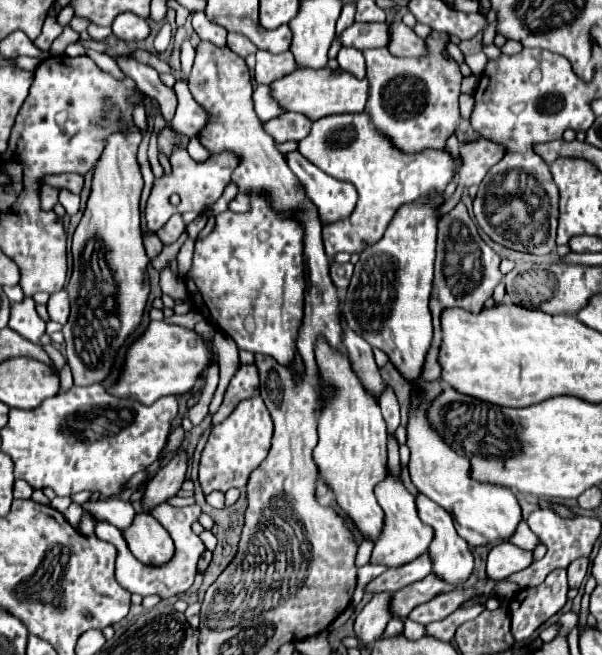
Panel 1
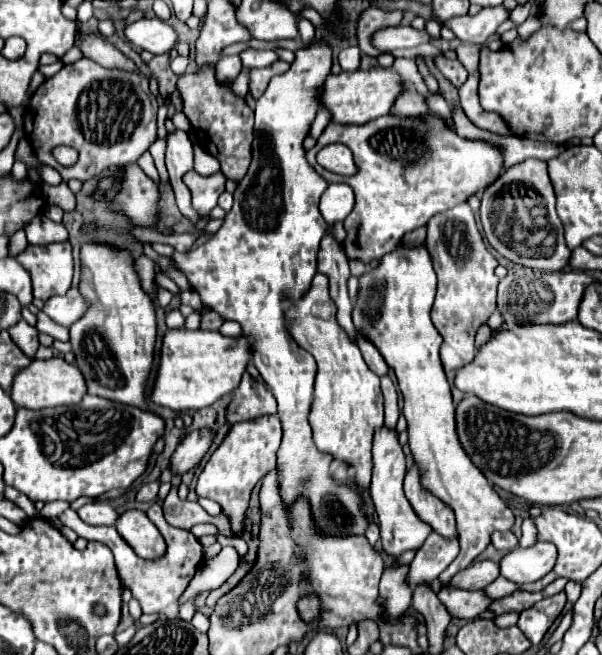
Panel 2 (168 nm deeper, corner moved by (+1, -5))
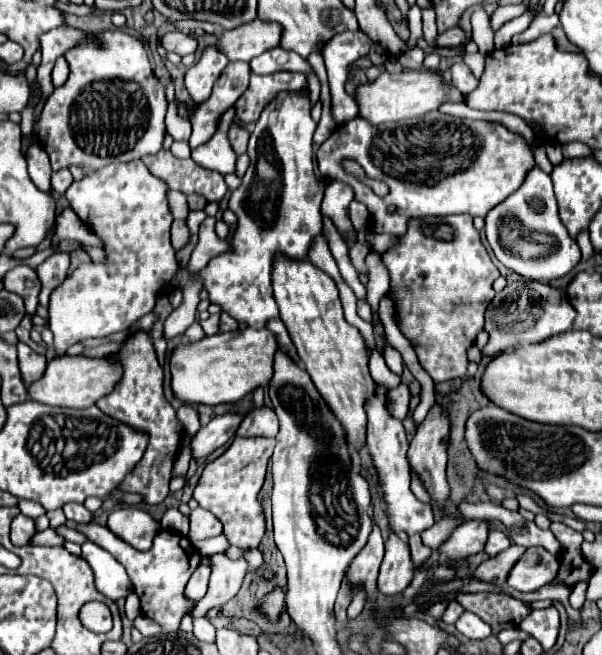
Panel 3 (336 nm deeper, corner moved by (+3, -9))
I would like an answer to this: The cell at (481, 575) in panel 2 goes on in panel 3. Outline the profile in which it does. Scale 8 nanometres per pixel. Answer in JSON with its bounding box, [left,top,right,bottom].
[474,545,526,585]

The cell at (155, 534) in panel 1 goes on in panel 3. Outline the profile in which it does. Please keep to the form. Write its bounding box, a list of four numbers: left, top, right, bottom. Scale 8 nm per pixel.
[108,507,160,551]

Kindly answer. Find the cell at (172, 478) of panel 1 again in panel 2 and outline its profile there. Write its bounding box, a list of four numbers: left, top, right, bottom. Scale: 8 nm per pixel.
[170,429,214,475]

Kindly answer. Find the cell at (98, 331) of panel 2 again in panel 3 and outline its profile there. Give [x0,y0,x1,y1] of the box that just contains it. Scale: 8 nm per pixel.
[96,333,182,505]

